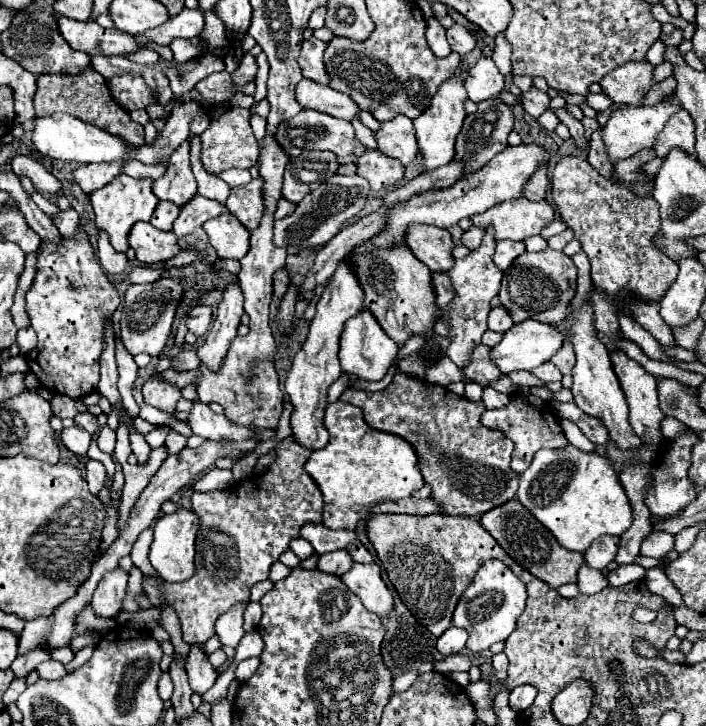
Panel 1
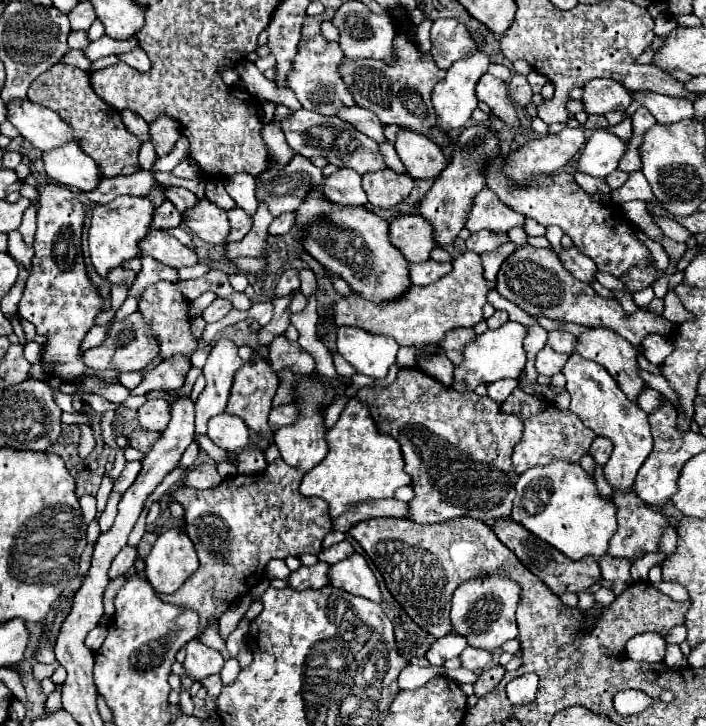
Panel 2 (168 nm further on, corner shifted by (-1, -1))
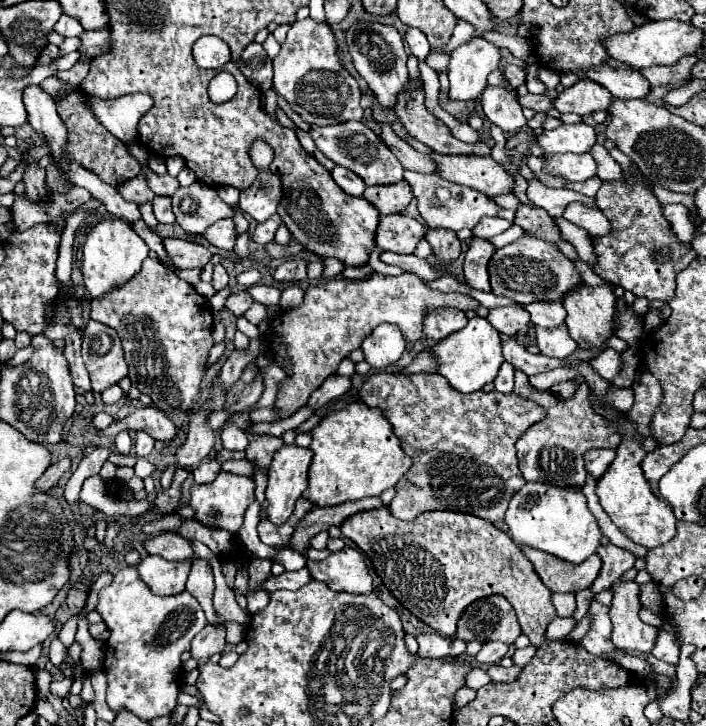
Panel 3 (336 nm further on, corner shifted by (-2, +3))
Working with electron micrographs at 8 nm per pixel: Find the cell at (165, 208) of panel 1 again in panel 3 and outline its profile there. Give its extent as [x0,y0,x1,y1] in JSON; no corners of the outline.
[153,197,175,223]

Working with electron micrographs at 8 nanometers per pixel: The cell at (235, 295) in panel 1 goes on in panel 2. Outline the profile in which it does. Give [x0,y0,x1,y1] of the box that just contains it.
[196,337,244,435]

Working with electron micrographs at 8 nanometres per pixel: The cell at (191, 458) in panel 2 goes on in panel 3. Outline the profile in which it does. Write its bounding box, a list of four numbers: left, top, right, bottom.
[133,457,155,479]

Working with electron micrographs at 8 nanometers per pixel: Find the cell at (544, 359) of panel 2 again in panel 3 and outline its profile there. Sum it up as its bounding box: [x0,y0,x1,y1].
[535,325,577,359]

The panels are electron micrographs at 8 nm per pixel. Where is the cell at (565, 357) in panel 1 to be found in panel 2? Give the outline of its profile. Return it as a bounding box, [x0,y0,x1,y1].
[548,329,576,357]

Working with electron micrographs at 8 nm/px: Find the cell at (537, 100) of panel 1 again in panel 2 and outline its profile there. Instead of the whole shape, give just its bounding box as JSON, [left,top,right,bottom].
[508,75,532,107]

